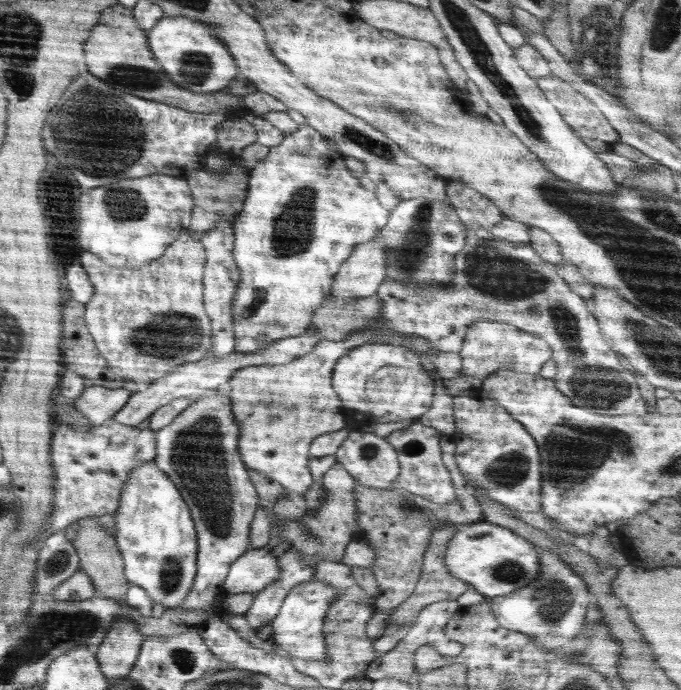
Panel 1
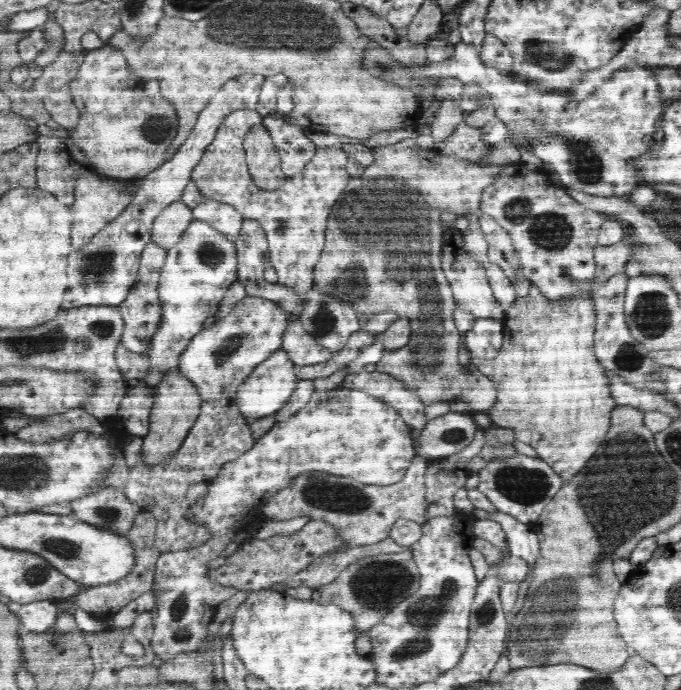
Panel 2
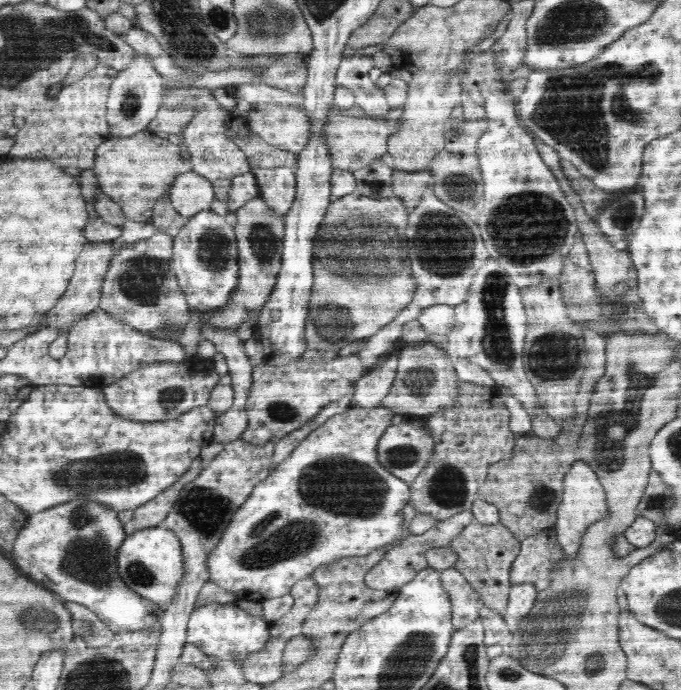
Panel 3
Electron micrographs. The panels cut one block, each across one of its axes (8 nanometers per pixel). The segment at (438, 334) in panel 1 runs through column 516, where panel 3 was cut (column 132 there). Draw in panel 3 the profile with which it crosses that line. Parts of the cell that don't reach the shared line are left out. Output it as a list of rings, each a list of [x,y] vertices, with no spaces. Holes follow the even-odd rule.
[[[157,231],[150,238],[122,246],[110,260],[102,284],[102,298],[100,298],[99,308],[106,311],[112,319],[126,323],[136,330],[146,332],[156,339],[178,340],[184,326],[189,322],[190,310],[186,295],[179,288],[179,283],[172,271],[172,256],[173,237],[165,232]],[[166,325],[174,325],[174,327],[178,327],[178,330],[174,330],[172,336],[167,336],[165,334]]]

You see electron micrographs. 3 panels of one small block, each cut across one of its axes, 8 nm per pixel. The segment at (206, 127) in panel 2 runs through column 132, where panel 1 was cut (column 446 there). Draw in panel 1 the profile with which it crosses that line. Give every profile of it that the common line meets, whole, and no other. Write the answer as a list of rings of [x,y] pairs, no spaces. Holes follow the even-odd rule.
[[[427,198],[419,199],[410,199],[403,200],[398,203],[396,208],[392,209],[392,212],[389,213],[388,222],[384,228],[380,229],[380,234],[375,236],[373,239],[378,239],[383,245],[384,250],[386,250],[386,280],[394,280],[396,284],[400,284],[402,288],[408,288],[408,291],[412,291],[417,295],[427,295],[430,290],[430,286],[434,288],[448,288],[452,286],[452,280],[454,280],[454,258],[456,258],[456,253],[460,252],[464,248],[463,244],[465,243],[465,236],[467,233],[467,227],[457,215],[456,209],[451,205],[449,199],[442,200],[430,200]]]

